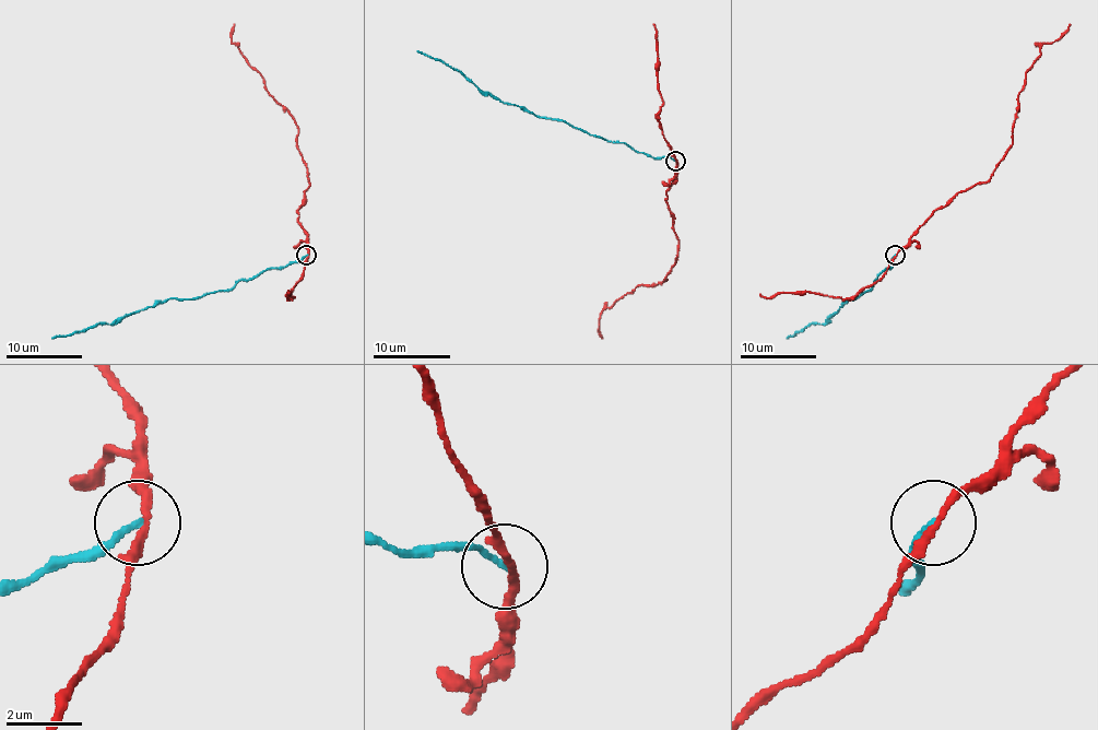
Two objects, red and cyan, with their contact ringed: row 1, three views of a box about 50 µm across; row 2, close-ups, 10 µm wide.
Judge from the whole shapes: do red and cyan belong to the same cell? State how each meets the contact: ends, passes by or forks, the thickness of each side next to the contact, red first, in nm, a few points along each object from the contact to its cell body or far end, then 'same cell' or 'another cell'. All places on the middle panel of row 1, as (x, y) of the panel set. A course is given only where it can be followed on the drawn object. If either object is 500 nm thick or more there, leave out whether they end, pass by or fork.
red passes by | cyan ends | 190/160 nm | red via (675, 161), (675, 181), (666, 192), (675, 262), (664, 281), (639, 285), (606, 308), (599, 324), (603, 339) | cyan via (675, 161), (637, 153), (624, 143), (606, 141), (561, 120), (532, 114), (503, 103), (449, 67), (416, 51) | another cell

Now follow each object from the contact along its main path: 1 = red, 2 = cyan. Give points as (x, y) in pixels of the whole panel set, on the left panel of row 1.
1: (307, 256), (307, 231), (297, 220), (297, 210), (309, 184), (295, 120), (231, 42), (235, 24)
2: (307, 256), (238, 280), (229, 290), (193, 299), (165, 299), (109, 324), (95, 324), (51, 339)

